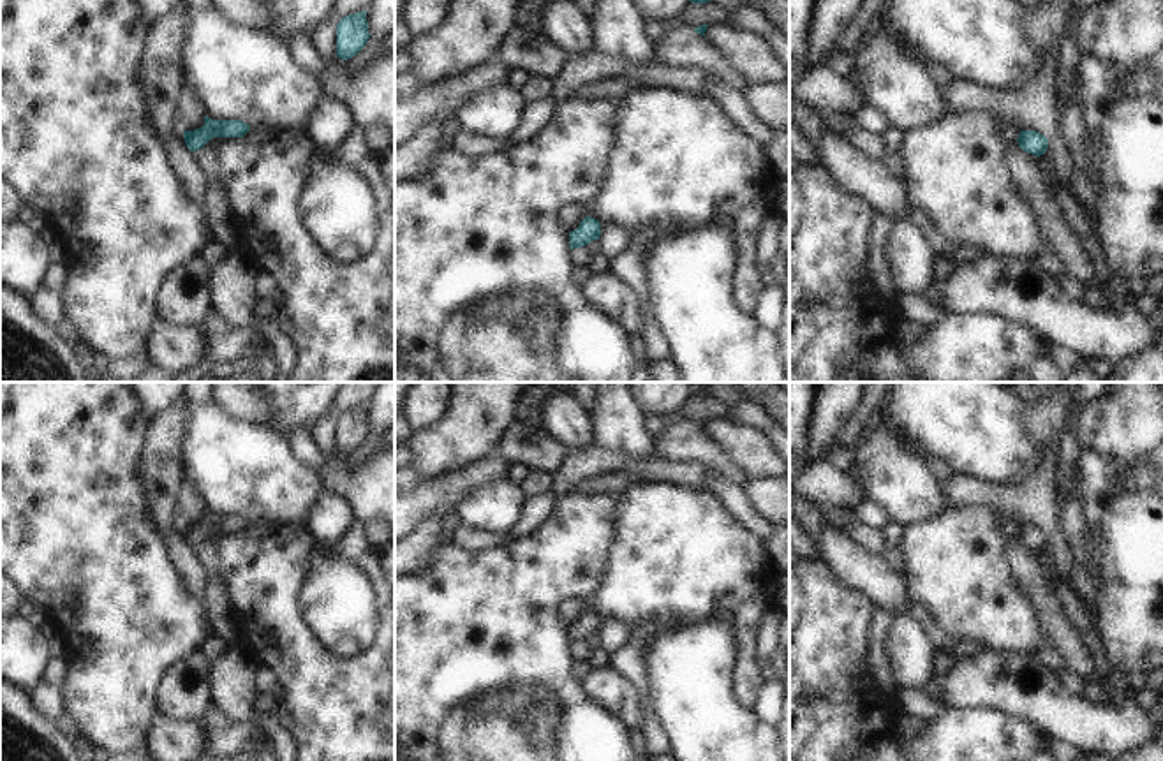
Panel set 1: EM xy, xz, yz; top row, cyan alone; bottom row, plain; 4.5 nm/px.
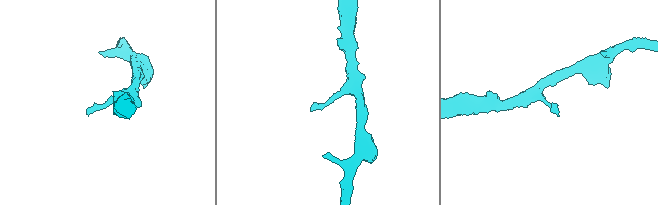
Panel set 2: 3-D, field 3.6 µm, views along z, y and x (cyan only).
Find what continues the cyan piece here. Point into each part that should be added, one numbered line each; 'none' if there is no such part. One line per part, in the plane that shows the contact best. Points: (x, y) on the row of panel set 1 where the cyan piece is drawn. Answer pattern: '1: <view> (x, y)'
none

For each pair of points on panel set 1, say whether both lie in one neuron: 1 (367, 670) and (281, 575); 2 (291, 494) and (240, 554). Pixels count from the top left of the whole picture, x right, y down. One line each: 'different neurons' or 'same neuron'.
1: same neuron
2: different neurons

